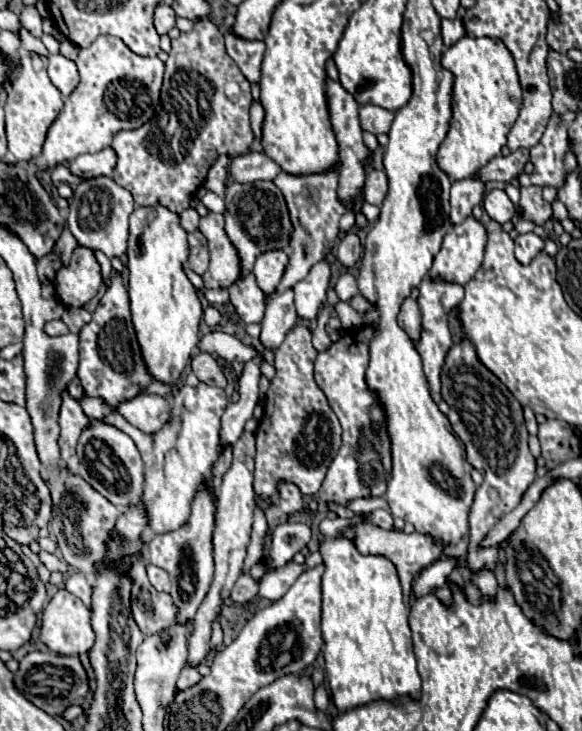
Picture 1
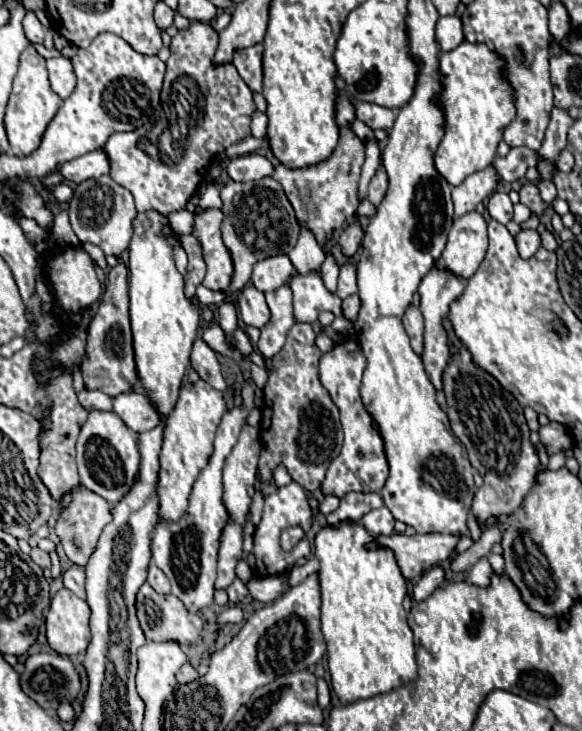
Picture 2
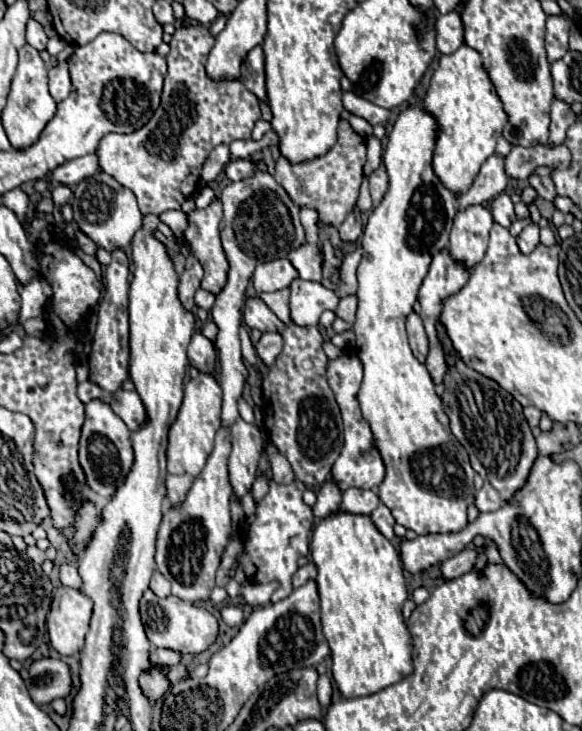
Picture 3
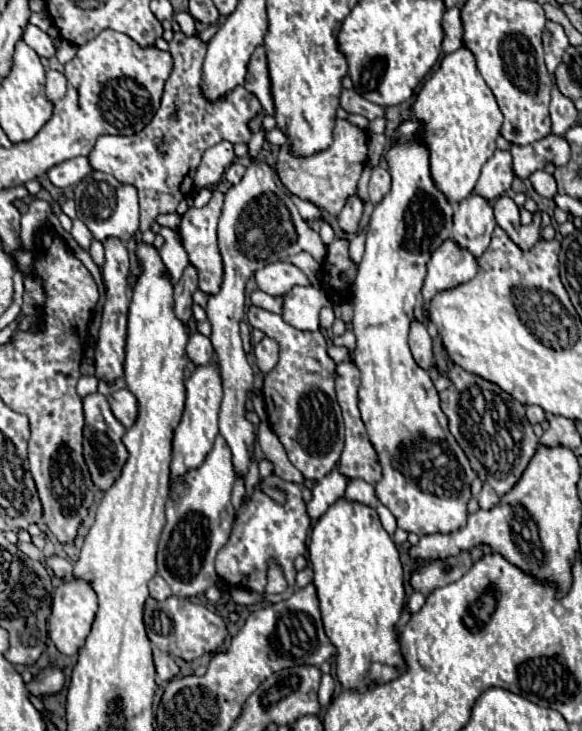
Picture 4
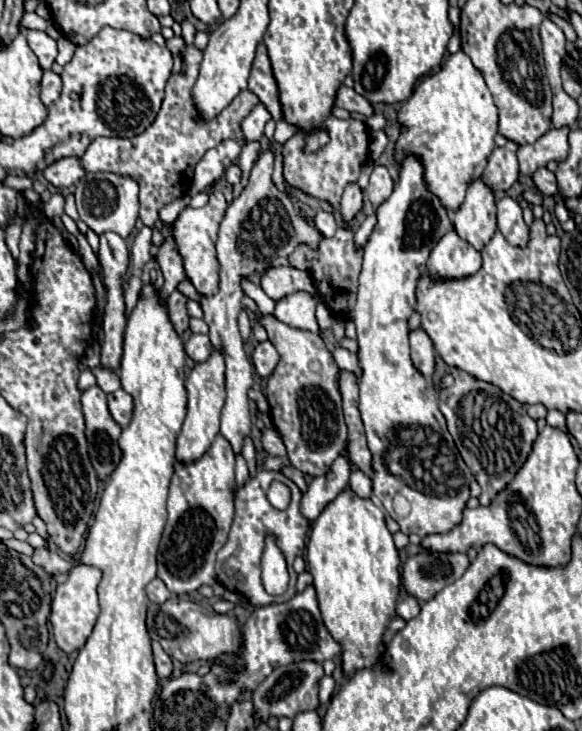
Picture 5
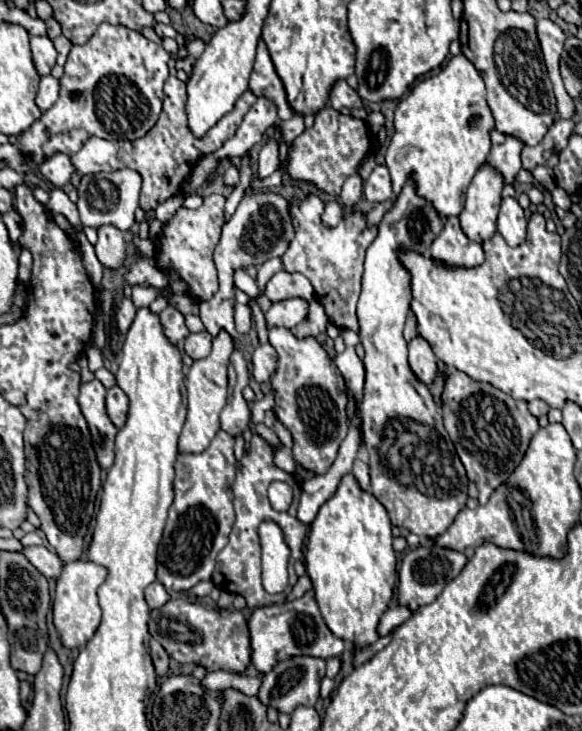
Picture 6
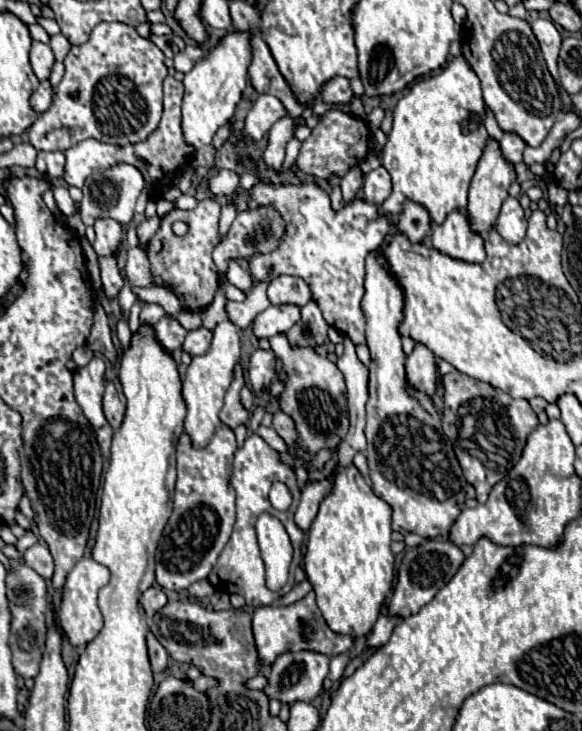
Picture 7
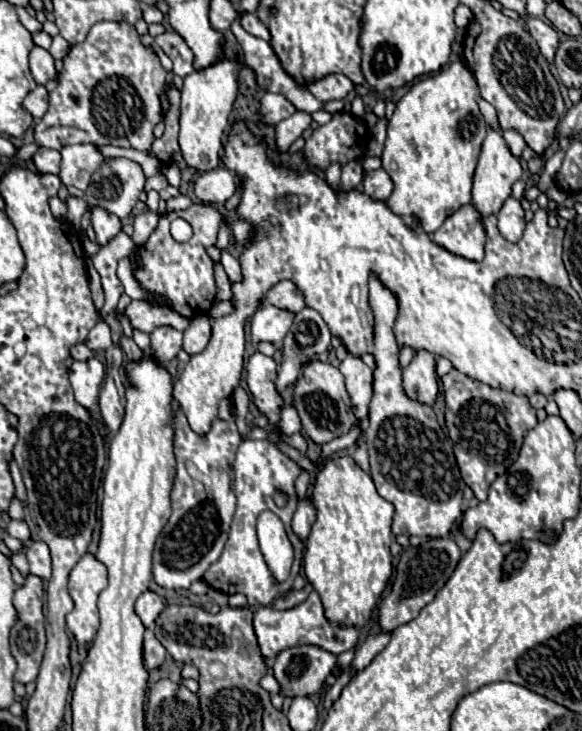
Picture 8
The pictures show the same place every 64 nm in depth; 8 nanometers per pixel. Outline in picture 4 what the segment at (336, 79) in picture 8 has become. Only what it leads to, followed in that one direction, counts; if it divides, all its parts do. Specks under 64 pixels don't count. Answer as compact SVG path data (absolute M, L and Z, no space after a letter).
M342 90L340 106L342 106L346 112L350 112L350 114L366 116L368 120L374 120L374 118L384 116L384 108L382 108L382 106L376 106L376 104L368 102L368 100L362 98L360 94L356 94L354 90Z

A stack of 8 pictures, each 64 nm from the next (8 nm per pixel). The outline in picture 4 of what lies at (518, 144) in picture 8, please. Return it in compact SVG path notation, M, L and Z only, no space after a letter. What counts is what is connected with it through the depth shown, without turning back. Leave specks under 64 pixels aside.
M496 150L488 162L482 168L480 180L476 182L476 188L472 190L472 194L482 196L486 200L496 200L498 196L502 196L504 192L510 190L512 186L512 156L510 152L504 150Z

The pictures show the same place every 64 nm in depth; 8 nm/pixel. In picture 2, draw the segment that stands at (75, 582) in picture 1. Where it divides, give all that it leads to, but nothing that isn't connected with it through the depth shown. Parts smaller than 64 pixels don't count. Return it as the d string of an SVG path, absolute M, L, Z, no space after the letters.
M76 566L68 568L68 570L62 574L62 580L64 580L64 586L66 586L68 590L72 590L72 592L74 592L76 596L80 596L80 598L86 598L86 588L84 588L84 584L86 584L86 574L84 574L82 568L76 568Z

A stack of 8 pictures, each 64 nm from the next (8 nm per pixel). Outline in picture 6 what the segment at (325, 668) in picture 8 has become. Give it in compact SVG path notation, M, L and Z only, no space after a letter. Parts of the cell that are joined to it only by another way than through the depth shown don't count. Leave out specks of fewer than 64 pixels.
M296 656L292 660L278 662L270 674L262 678L262 686L258 690L258 700L264 706L274 706L278 712L292 714L298 706L314 706L318 700L320 680L324 678L326 662L312 656Z

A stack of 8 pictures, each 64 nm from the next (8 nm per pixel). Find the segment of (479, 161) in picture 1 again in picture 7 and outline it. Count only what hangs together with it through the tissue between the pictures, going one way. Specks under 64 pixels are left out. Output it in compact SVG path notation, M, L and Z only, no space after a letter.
M456 56L448 62L448 66L430 78L424 78L416 82L408 94L400 98L394 110L394 122L392 130L388 134L386 142L386 156L382 150L382 164L386 162L386 170L392 176L392 194L386 198L380 206L380 214L396 214L400 212L400 204L410 198L420 204L424 204L434 220L434 224L440 224L446 220L446 216L460 206L466 206L466 196L468 196L468 186L474 176L476 164L486 148L486 128L484 124L486 116L486 106L482 100L482 88L476 72L470 68L464 56Z

